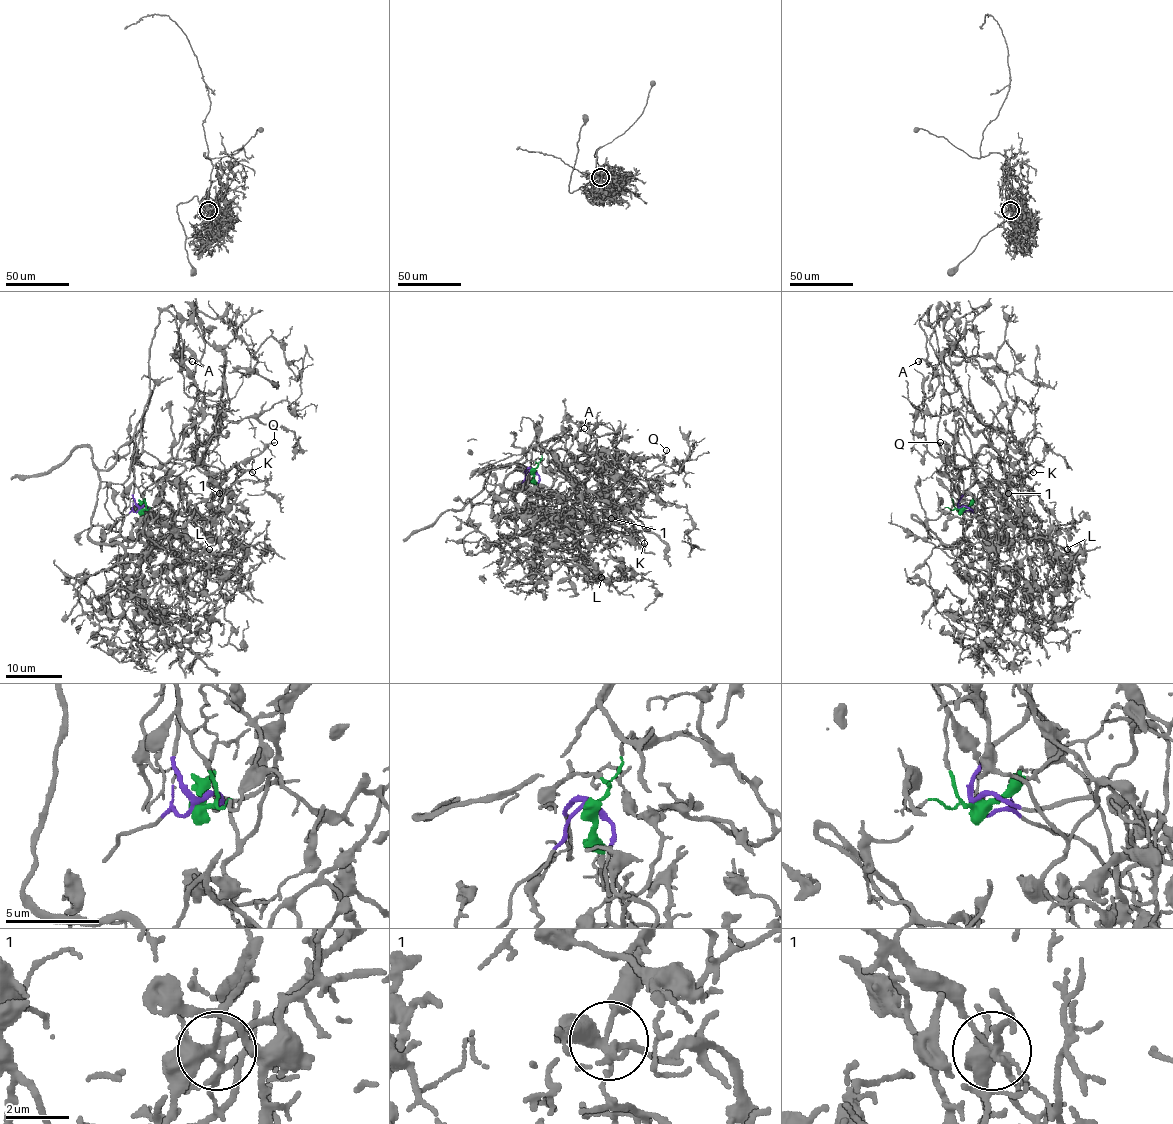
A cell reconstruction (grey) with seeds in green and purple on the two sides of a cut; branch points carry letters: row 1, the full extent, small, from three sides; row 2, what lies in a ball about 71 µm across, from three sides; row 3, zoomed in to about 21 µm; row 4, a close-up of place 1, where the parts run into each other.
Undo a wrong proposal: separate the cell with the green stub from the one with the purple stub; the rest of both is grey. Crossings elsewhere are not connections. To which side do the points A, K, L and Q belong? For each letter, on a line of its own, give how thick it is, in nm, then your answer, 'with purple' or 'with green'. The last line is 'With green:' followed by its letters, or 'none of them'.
A: calibre 130 nm; with green
K: calibre 120 nm; with purple
L: calibre 90 nm; with purple
Q: calibre 110 nm; with green
With green: A, Q

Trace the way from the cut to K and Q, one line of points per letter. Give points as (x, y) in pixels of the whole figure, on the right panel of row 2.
K: (960, 509), (1001, 503), (1008, 510), (1004, 499), (1009, 514), (1009, 476), (1033, 472)
Q: (960, 509), (937, 441), (941, 358), (927, 311), (927, 363), (954, 411), (950, 472), (940, 472), (940, 442)

